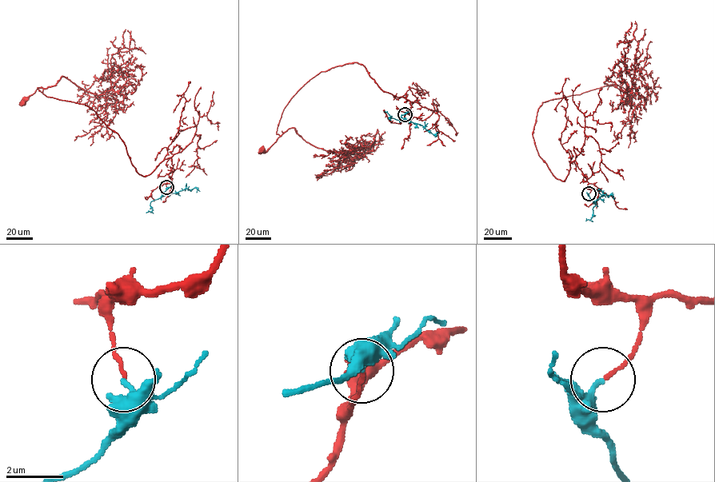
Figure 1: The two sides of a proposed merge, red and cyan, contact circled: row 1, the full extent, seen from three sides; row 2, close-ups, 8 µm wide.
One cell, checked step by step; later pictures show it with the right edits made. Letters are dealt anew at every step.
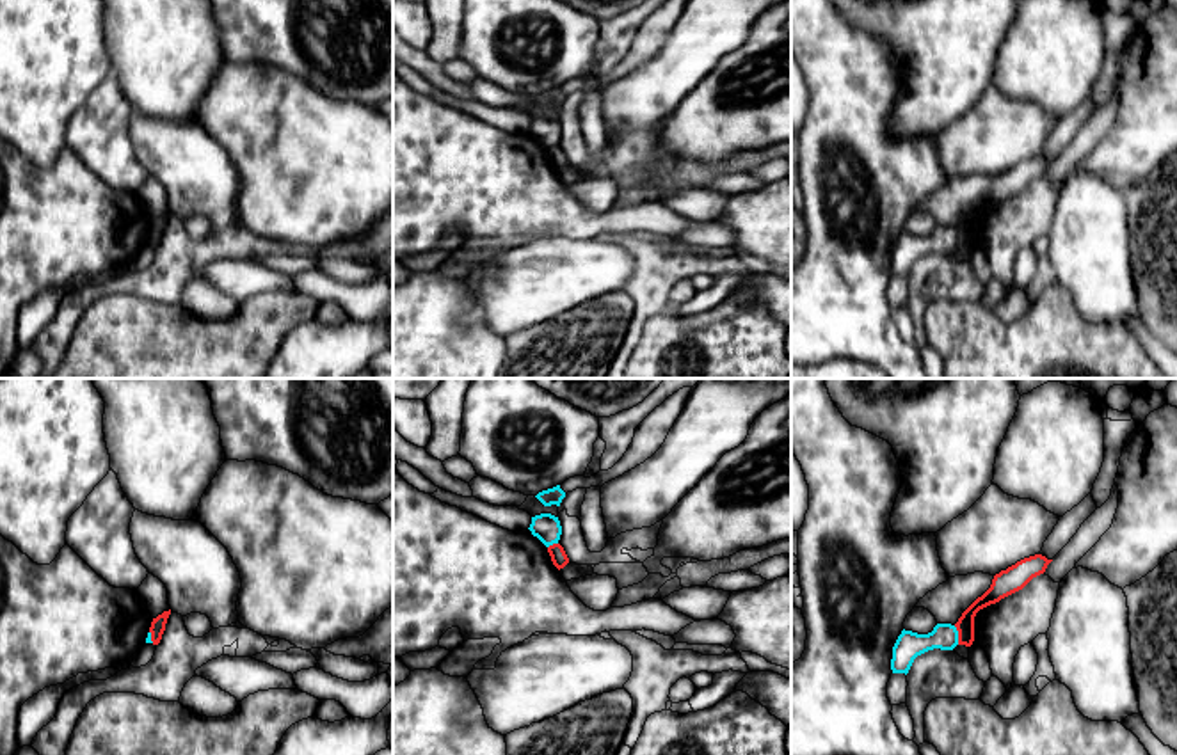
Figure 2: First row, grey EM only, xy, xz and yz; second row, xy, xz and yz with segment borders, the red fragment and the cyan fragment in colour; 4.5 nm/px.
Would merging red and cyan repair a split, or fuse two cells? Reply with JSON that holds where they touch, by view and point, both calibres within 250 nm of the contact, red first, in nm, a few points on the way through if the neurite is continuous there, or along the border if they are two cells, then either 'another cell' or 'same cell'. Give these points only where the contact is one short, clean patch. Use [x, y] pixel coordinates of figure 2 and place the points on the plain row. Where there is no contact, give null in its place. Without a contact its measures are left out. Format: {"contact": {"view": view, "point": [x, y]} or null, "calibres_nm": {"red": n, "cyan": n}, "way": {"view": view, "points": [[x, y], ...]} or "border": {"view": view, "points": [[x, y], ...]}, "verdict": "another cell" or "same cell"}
{"contact": {"view": "yz", "point": [959, 237]}, "calibres_nm": {"red": 80, "cyan": 120}, "border": {"view": "yz", "points": [[953, 228], [959, 246]]}, "verdict": "another cell"}

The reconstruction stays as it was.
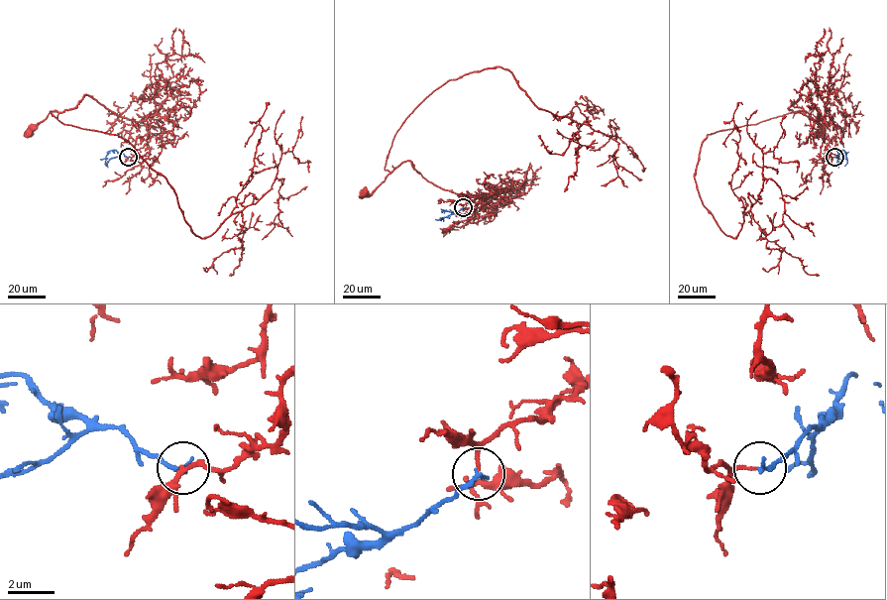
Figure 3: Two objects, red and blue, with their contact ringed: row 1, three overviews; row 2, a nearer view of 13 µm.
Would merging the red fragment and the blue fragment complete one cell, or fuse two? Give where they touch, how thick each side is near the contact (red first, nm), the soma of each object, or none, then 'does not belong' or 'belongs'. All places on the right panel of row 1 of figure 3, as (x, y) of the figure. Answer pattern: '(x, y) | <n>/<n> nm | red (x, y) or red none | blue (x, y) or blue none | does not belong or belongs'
(834, 157) | 90/200 nm | red (820, 133) | blue none | belongs

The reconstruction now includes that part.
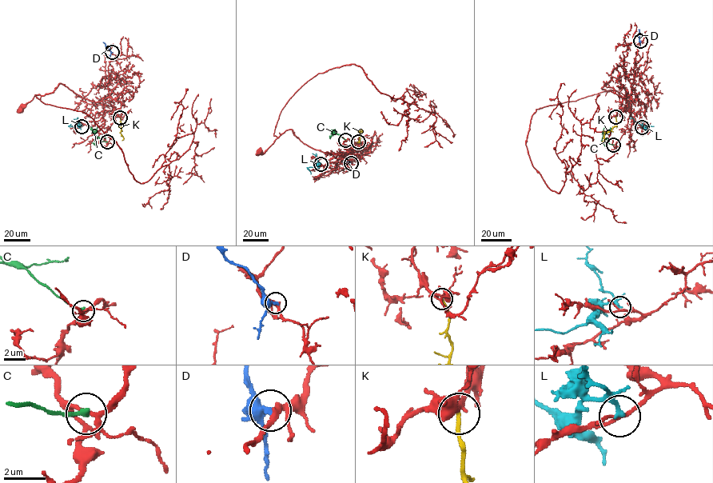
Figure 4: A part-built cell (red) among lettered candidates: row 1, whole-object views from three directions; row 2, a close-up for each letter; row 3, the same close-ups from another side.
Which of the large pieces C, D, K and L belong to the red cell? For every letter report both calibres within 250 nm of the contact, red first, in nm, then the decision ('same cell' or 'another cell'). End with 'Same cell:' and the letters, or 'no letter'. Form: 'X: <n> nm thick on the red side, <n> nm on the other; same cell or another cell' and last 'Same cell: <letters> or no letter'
C: 170 nm thick on the red side, 240 nm on the other; another cell
D: 260 nm thick on the red side, 280 nm on the other; another cell
K: 320 nm thick on the red side, 180 nm on the other; same cell
L: 150 nm thick on the red side, 200 nm on the other; another cell
Same cell: K

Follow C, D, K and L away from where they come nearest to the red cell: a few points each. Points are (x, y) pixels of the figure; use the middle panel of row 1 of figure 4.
C: (346, 139), (334, 129), (331, 133)
D: (351, 163), (341, 162)
K: (358, 141), (360, 130)
L: (320, 164), (308, 167), (310, 174)

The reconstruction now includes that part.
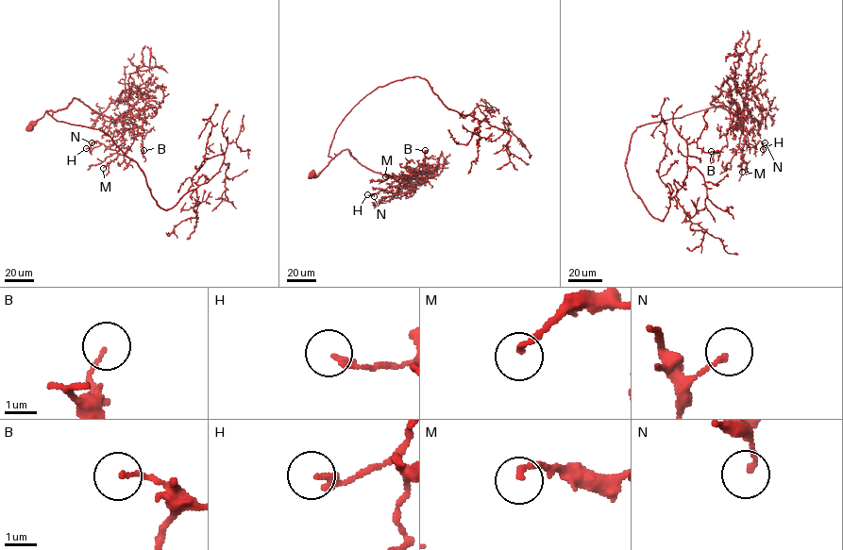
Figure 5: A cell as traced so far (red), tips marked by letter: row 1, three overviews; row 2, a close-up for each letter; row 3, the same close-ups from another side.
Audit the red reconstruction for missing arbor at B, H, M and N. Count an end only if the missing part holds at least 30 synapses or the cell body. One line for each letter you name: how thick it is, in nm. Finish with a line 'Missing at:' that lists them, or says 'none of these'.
M: calibre 180 nm
Missing at: M

